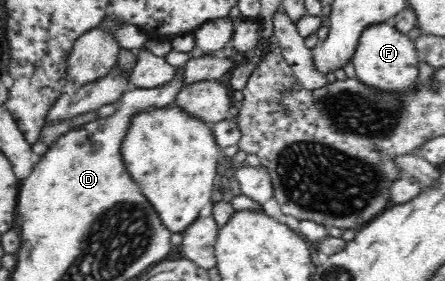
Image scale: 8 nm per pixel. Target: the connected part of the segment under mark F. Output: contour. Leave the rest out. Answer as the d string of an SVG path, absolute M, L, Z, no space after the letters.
M387 21L369 25L360 35L360 41L351 57L357 79L373 88L391 92L408 90L419 81L420 59L414 40L407 34L398 31L394 24Z

